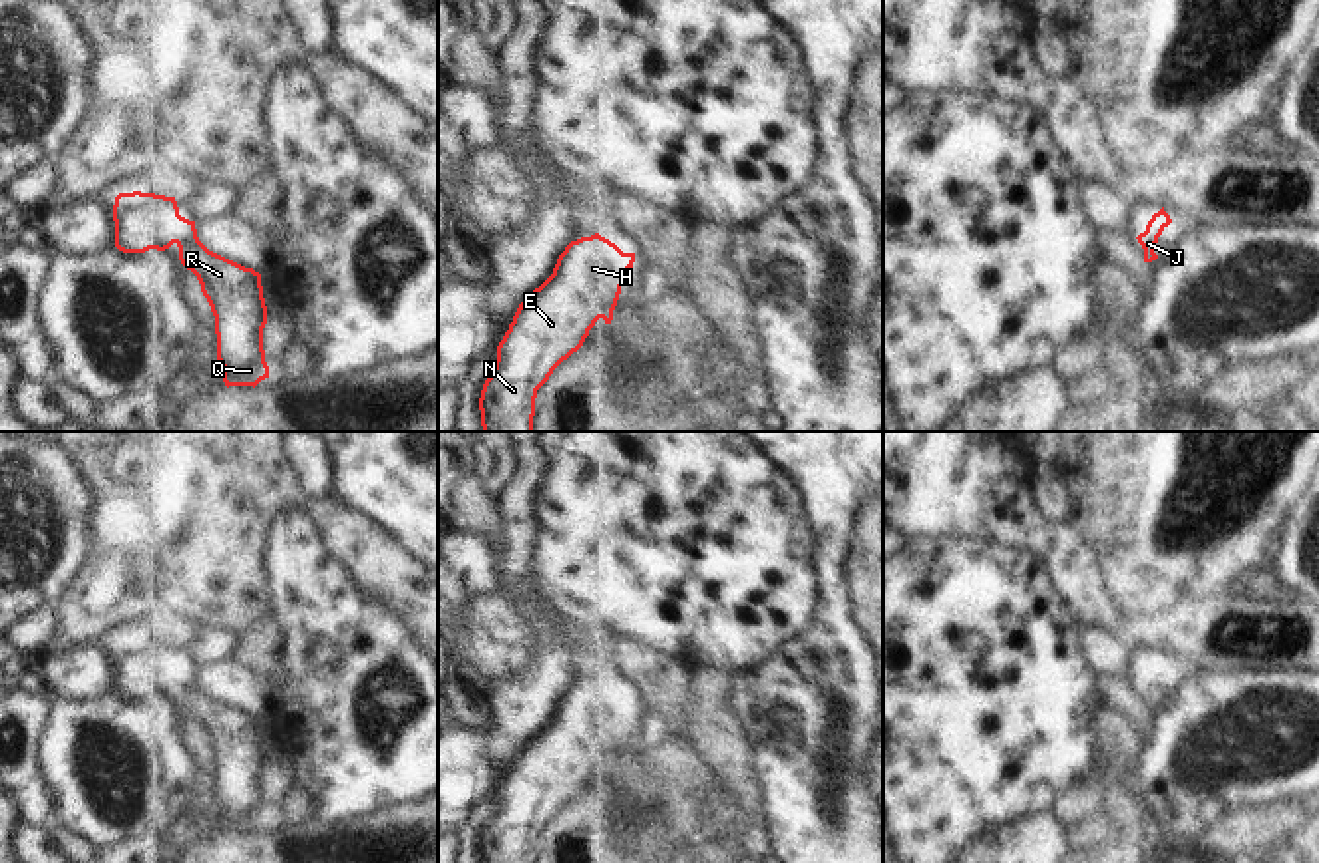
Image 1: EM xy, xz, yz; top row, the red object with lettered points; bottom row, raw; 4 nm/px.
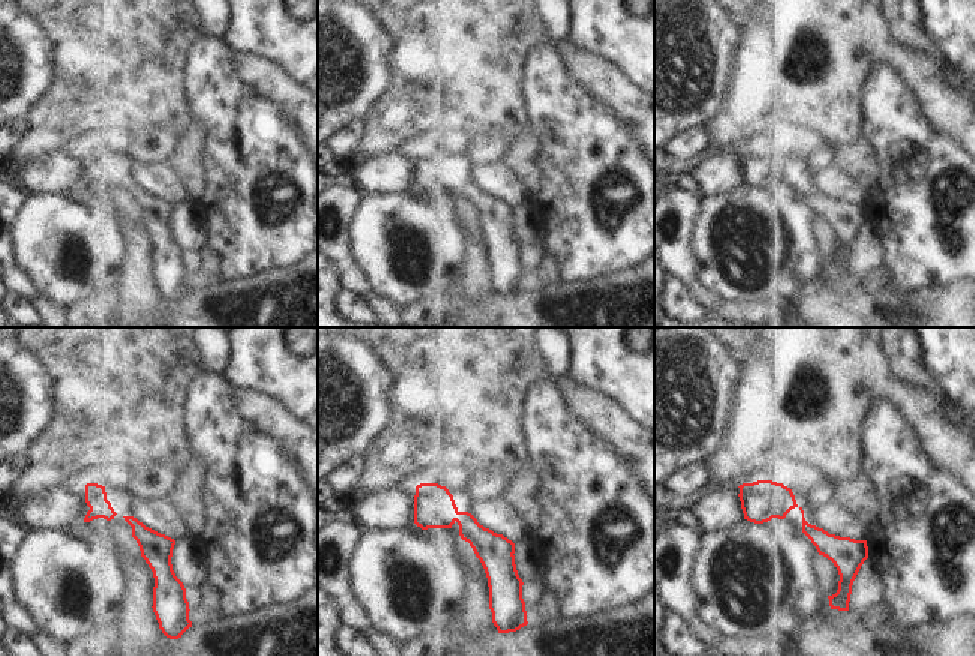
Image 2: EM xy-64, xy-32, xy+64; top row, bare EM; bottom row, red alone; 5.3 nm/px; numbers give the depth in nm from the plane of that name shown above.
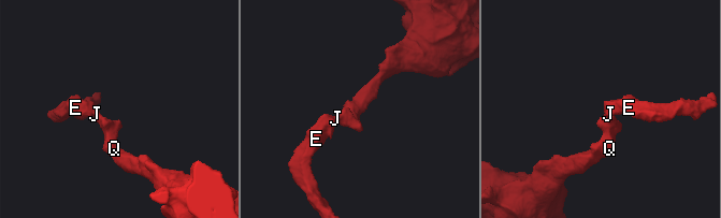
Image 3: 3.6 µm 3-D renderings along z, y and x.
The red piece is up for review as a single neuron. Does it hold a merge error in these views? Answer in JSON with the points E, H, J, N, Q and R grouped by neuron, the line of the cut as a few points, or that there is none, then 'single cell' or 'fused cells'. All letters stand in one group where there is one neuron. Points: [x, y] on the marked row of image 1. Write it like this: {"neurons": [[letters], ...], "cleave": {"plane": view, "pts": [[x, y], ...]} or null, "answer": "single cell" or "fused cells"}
{"neurons": [["E", "H", "J", "N", "Q", "R"]], "cleave": null, "answer": "single cell"}

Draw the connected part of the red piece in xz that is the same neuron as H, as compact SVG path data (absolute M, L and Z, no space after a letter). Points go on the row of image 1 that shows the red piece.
M599 233L565 247L553 274L519 304L497 346L495 368L479 398L483 432L533 432L537 390L563 360L583 346L599 318L611 324L625 274L633 262L635 253L623 253Z

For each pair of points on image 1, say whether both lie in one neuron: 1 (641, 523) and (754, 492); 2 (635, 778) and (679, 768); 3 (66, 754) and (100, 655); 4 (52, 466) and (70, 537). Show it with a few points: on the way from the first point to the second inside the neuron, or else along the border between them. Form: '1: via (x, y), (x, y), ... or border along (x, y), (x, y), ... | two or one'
1: via (669, 523), (723, 523), (727, 519) | one
2: via (645, 778), (669, 778) | one
3: border along (114, 689), (90, 700), (50, 700) | two
4: via (52, 484), (52, 494), (66, 519) | one

